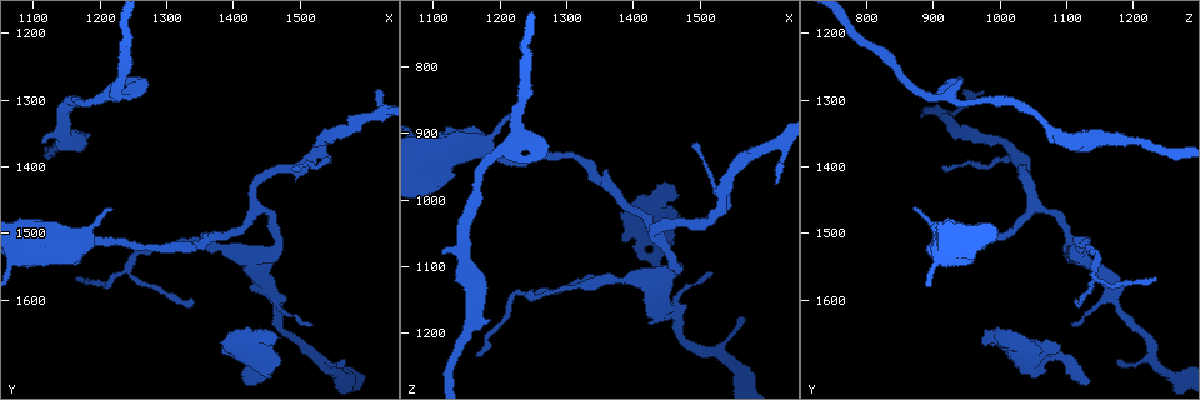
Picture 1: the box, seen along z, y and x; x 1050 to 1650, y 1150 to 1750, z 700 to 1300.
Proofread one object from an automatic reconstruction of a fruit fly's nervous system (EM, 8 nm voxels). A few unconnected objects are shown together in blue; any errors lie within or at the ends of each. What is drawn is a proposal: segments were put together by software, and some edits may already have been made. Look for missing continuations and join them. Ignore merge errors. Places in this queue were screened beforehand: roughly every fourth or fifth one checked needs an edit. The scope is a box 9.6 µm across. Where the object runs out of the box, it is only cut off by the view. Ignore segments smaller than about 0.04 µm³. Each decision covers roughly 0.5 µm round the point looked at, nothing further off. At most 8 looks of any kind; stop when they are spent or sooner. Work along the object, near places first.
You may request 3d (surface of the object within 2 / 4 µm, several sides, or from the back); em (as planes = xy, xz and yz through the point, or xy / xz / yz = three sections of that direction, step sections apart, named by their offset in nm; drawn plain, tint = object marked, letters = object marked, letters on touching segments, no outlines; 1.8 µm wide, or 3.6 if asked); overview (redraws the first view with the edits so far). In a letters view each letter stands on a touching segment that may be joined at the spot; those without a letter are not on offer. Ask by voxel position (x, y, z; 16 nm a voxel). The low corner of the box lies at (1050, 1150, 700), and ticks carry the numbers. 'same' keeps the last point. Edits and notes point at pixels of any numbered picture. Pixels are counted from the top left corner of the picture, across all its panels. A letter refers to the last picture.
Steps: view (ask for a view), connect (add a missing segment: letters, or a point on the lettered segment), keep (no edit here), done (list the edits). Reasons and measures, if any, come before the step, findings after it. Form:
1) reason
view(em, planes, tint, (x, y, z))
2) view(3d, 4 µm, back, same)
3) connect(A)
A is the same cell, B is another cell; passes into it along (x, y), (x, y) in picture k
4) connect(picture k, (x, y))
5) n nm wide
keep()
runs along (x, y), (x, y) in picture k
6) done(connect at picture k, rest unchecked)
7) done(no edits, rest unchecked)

an open end
view(3d, 2 µm, (1460, 1665, 980))

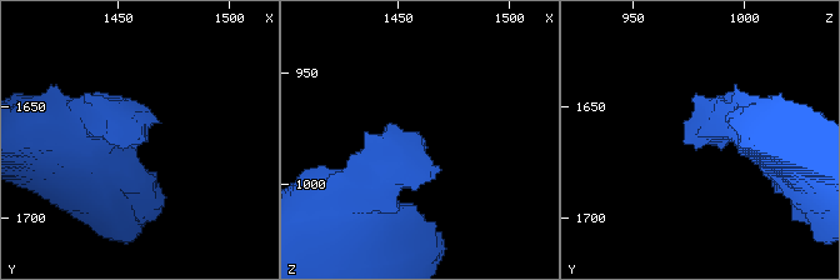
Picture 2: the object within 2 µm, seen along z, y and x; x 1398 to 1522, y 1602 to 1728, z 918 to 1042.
shape alone is not enough
view(em, planes, letters, (1460, 1668, 981))

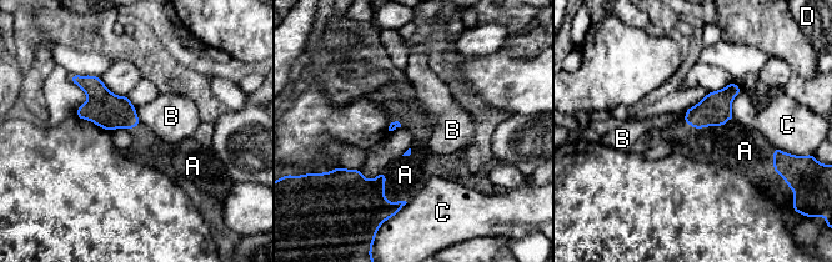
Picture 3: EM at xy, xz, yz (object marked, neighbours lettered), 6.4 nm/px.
connect(picture 3, (737, 147))
A is the same cell, B, C and D are other cells; passes into it along (713, 110), (708, 125), (737, 147) in picture 3; the cell continues

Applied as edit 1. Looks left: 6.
branch stops here
view(em, planes, tint, (1410, 1710, 1125))

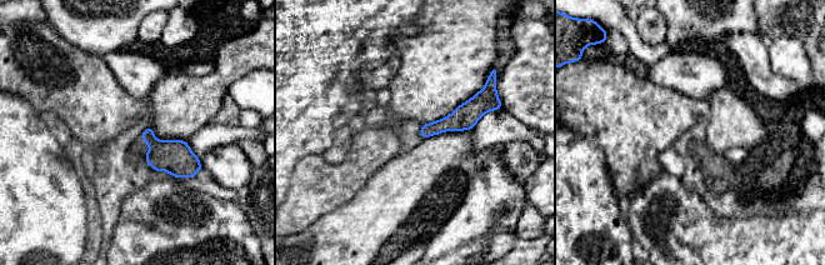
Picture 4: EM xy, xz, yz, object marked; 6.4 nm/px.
what lies round it
view(em, planes, letters, same)

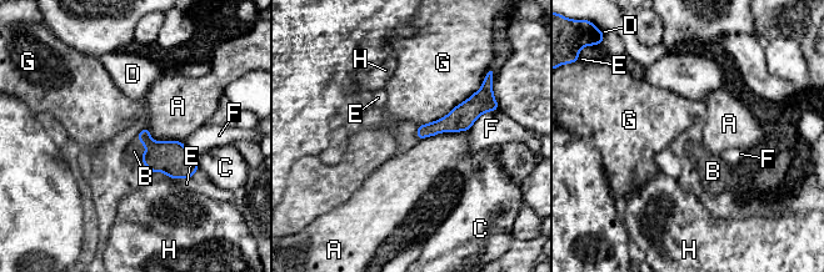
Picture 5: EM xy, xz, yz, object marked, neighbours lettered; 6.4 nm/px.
connect(picture 5, (134, 151))
B is the same cell, A, C, D, E, F, G and H are other cells; passes into it along (171, 157), (146, 149), (134, 151) in picture 5; the cell continues

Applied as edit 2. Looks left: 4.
an open end
view(em, planes, plain, (1260, 1270, 945))

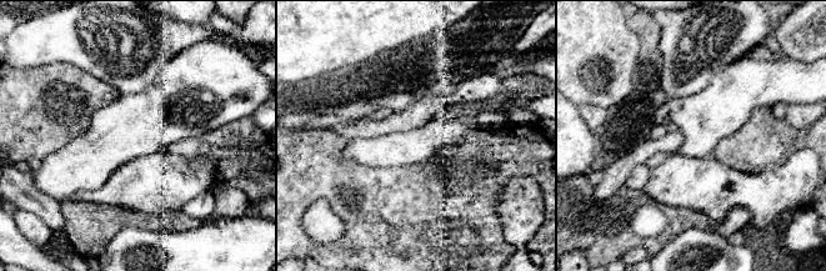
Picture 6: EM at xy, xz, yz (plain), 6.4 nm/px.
with the object marked
view(em, planes, tint, same)

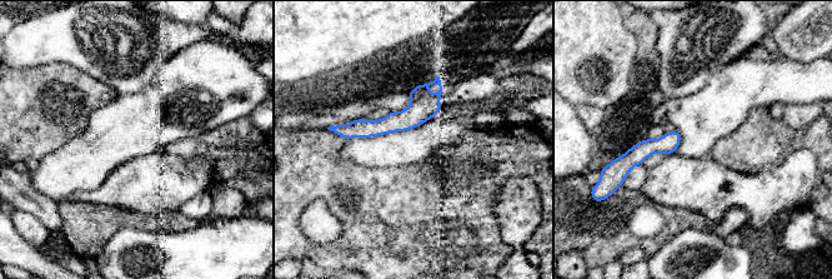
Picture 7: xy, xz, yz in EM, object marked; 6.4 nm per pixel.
view(em, planes, letters, same)

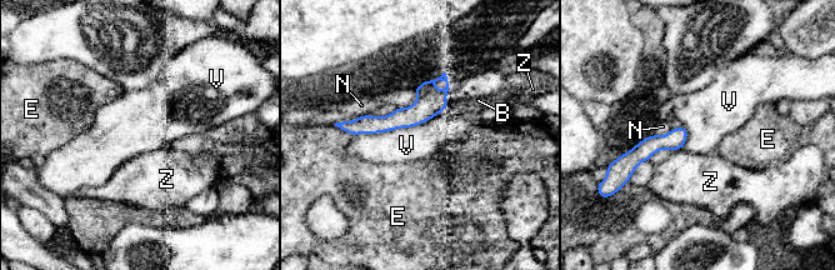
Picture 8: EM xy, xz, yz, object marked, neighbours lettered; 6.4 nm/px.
keep()
B, E, N, V and Z are other cells; border along (440, 111), (415, 125), (354, 135) in picture 8; no lettered segment goes on from it

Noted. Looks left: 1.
done(connect at picture 3, connect at picture 5, rest unchecked)

